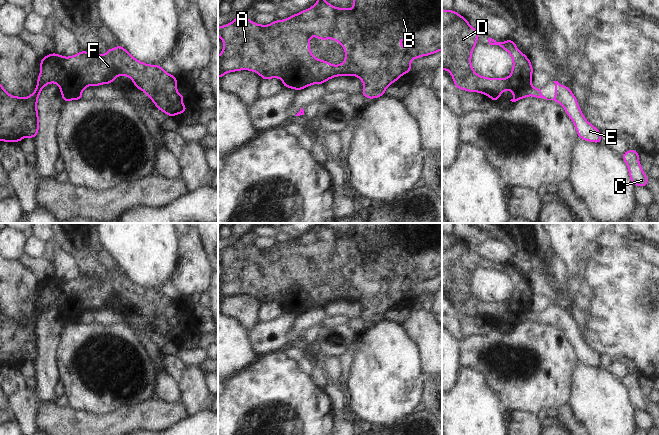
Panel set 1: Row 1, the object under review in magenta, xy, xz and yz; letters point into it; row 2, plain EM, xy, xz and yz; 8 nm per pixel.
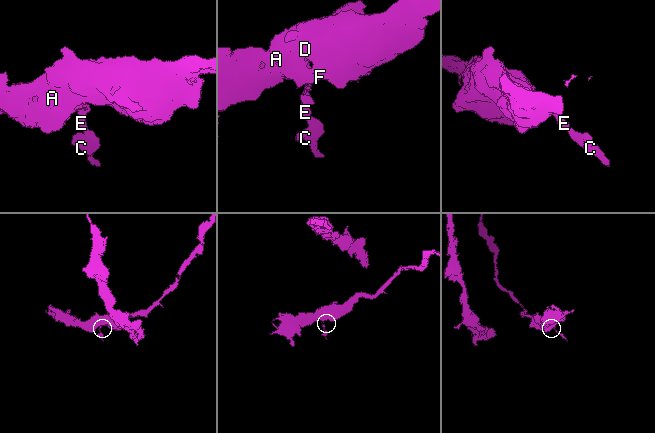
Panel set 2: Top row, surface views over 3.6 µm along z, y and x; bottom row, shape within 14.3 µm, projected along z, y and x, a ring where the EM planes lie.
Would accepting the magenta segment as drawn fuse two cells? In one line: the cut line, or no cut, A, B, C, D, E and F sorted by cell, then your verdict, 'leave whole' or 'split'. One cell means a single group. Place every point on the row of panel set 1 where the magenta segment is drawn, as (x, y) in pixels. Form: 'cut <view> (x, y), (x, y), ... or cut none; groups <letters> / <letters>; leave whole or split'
cut xy (58, 83), (66, 85), (82, 84), (86, 86); groups A B D F / C E; split

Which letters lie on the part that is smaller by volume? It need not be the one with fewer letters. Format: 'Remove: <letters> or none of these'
Remove: C, E

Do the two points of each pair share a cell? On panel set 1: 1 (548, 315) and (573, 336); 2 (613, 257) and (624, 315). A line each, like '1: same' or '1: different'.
1: same
2: same

